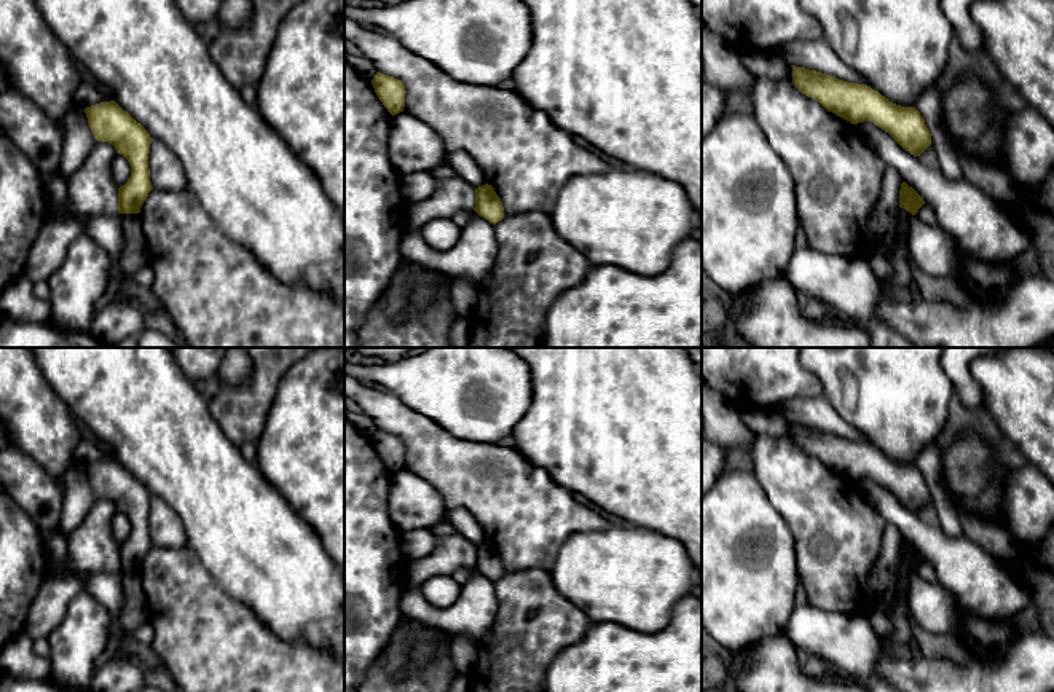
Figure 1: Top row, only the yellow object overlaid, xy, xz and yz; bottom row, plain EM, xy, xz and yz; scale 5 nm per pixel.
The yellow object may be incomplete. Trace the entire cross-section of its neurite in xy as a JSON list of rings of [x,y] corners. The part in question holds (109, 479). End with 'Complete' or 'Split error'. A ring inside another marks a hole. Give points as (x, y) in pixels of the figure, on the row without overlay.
[[[115,458],[85,466],[88,482],[97,499],[108,499],[131,523],[131,534],[118,545],[118,571],[139,571],[151,548],[148,510],[151,494]]]. Complete

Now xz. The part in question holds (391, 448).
[[[376,429],[372,437],[372,442],[375,445],[376,453],[392,474],[403,469],[405,443],[400,437]]]. Complete

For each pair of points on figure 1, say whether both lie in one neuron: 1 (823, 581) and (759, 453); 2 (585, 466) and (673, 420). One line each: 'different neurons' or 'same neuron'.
1: same neuron
2: same neuron

